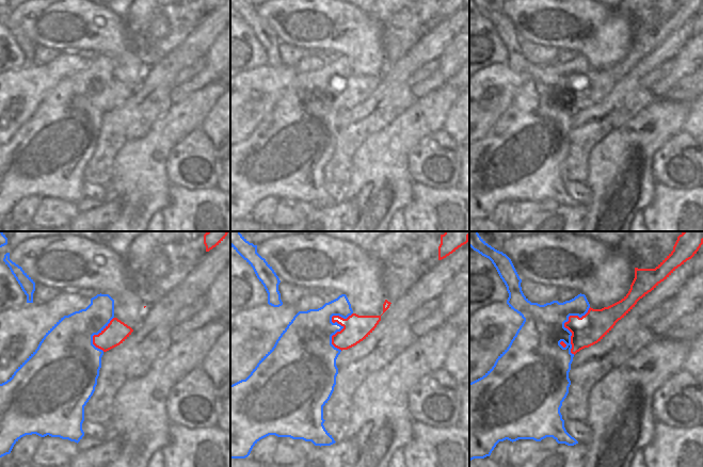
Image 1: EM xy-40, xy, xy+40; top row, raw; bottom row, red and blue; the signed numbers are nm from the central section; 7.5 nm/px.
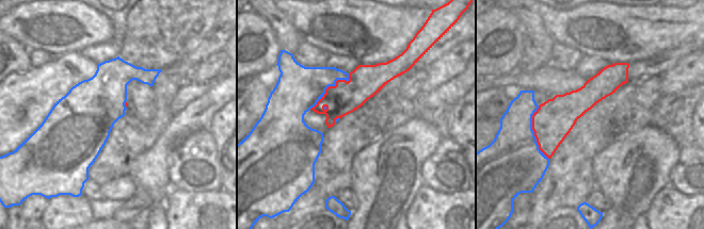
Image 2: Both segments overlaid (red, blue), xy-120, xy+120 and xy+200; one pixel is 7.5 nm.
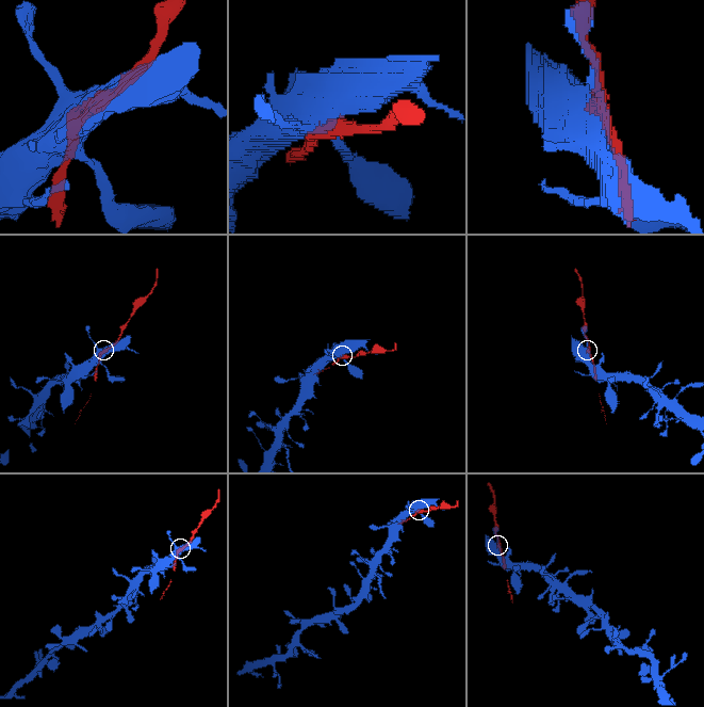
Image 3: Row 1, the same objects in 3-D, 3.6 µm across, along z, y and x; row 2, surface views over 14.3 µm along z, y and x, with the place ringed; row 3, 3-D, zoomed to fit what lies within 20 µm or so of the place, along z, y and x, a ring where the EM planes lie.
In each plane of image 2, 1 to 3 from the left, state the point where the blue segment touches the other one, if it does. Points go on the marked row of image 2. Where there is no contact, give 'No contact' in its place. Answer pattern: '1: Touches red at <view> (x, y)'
1: Touches red at xy-120 (125, 104)
2: Touches red at xy+120 (331, 86)
3: Touches red at xy+200 (533, 131)

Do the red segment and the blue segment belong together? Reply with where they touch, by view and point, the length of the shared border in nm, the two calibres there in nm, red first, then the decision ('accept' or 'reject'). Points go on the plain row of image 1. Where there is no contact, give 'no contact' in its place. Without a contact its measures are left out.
xy (339, 84) | 300 nm | 190/340 nm | reject

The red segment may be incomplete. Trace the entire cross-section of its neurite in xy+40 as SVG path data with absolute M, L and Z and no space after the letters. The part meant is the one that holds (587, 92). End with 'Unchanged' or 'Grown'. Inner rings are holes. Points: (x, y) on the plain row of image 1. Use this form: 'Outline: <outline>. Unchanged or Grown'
Outline: M677 0L673 12L655 30L635 29L635 39L630 50L621 62L602 70L590 68L581 79L570 77L564 88L572 94L571 114L575 116L580 111L601 102L640 60L691 20L702 5L703 0Z. Unchanged

